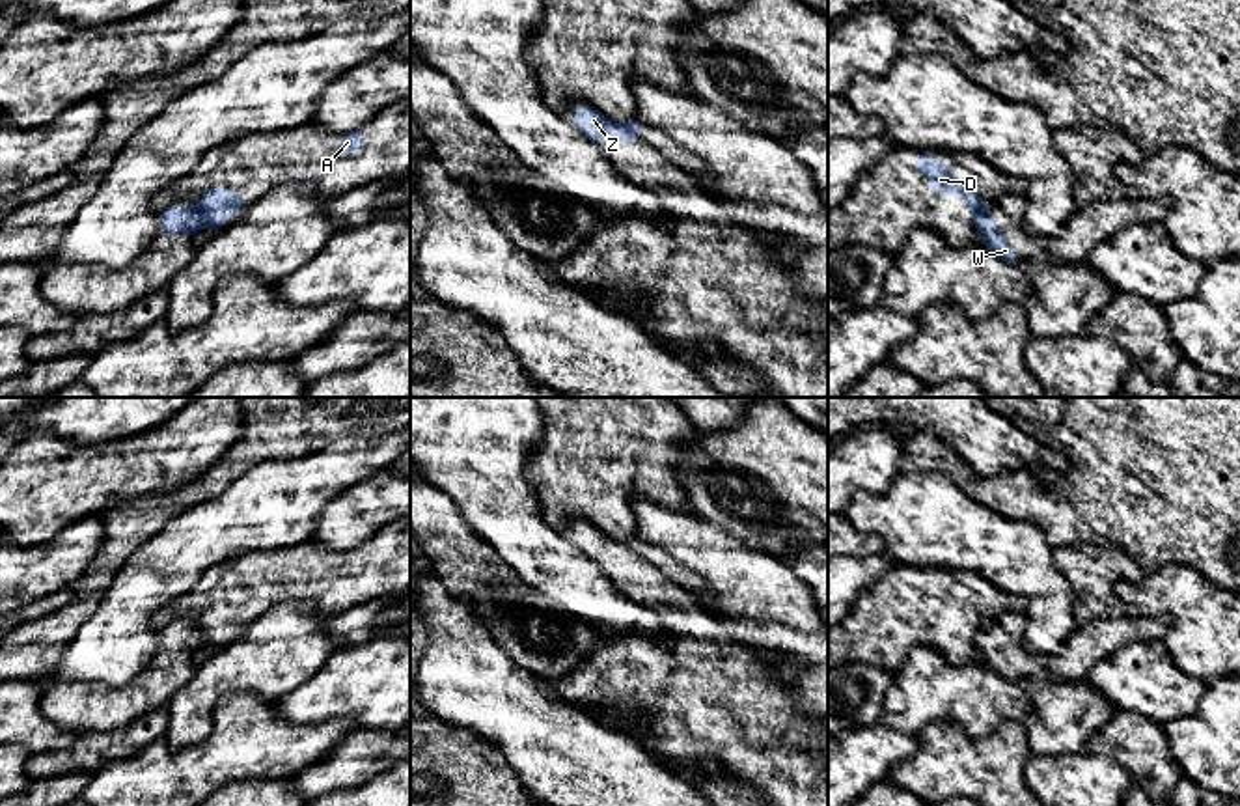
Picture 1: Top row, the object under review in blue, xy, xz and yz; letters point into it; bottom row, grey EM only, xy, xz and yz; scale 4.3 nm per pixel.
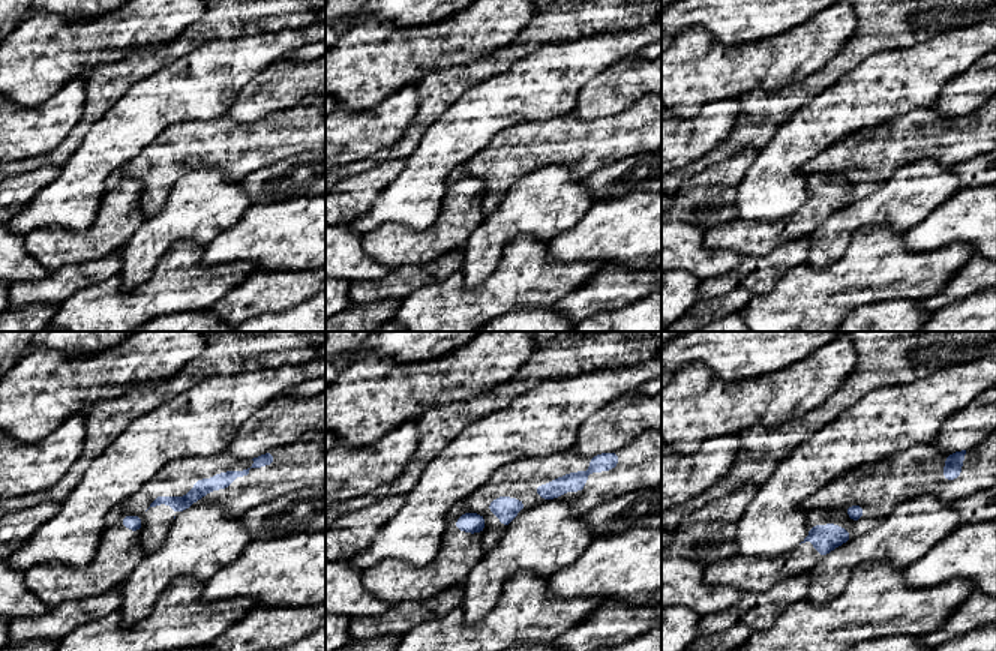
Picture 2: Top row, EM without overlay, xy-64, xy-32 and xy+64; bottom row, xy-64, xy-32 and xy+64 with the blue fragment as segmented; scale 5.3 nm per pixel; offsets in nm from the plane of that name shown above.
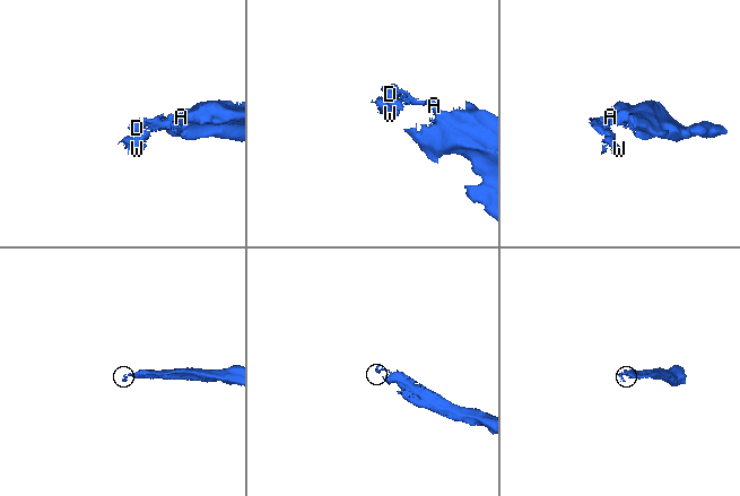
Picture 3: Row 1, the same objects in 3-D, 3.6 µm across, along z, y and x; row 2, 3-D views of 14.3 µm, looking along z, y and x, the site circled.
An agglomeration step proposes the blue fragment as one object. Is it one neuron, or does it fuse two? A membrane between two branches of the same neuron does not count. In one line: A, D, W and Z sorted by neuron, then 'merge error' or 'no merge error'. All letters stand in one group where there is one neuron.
groups A D / W Z; merge error

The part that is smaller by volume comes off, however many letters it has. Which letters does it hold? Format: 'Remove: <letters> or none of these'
Remove: W, Z

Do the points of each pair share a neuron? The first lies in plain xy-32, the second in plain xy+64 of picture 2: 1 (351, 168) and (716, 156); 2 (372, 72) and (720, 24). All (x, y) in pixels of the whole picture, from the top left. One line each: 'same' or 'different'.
1: same
2: different

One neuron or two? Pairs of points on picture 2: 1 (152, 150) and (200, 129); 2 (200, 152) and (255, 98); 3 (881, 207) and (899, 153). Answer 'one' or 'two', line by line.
1: one
2: two
3: two

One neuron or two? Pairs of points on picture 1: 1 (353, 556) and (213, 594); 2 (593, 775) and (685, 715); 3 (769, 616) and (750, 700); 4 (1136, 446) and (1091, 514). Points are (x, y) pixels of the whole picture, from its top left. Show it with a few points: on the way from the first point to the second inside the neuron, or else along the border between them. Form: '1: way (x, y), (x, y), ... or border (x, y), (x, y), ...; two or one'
1: way (317, 575), (278, 575), (248, 586); one
2: border (631, 736), (649, 754); two
3: border (737, 642), (750, 648), (789, 687); two
4: way (1119, 463), (1091, 491), (1091, 497); one

